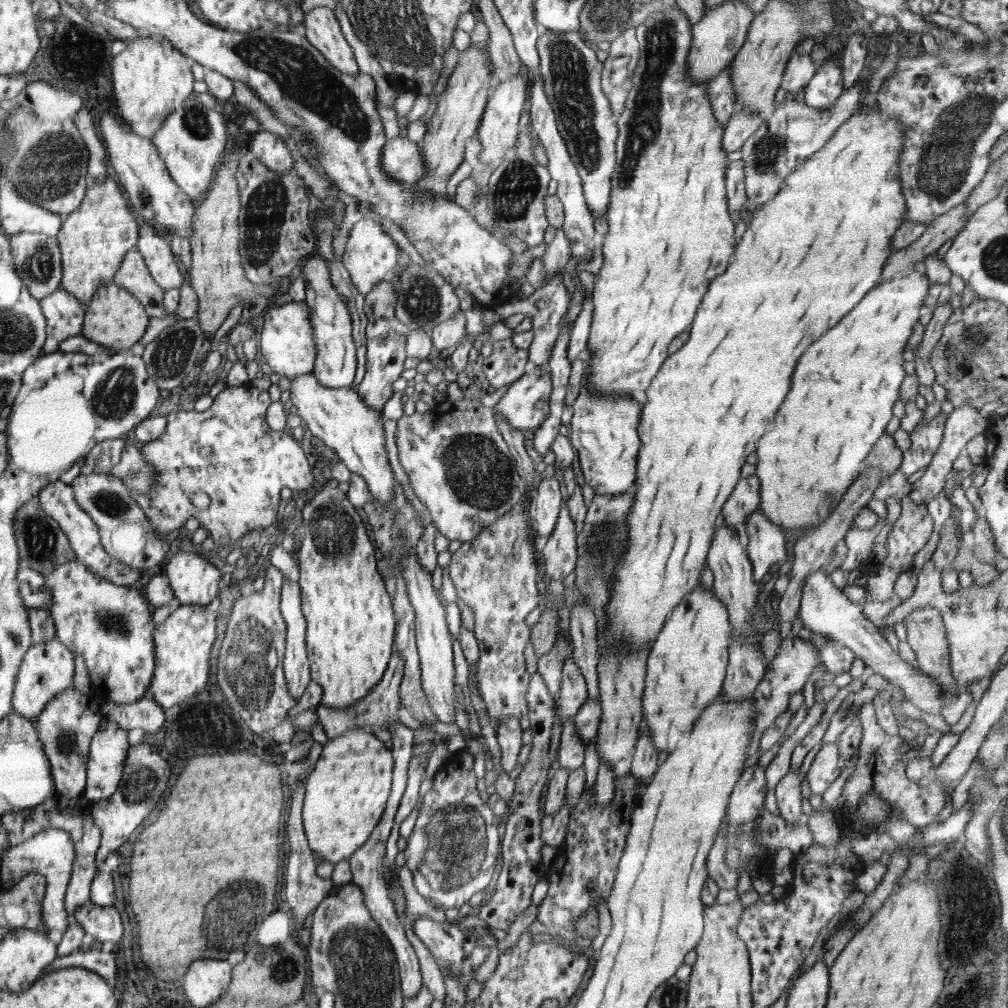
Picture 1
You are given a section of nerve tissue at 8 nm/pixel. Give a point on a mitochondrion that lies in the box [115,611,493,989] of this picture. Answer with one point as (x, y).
(239, 903)

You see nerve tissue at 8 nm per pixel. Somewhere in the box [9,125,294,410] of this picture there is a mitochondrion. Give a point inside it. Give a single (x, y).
(51, 171)

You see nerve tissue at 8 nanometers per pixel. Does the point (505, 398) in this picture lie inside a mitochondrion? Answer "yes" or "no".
no

